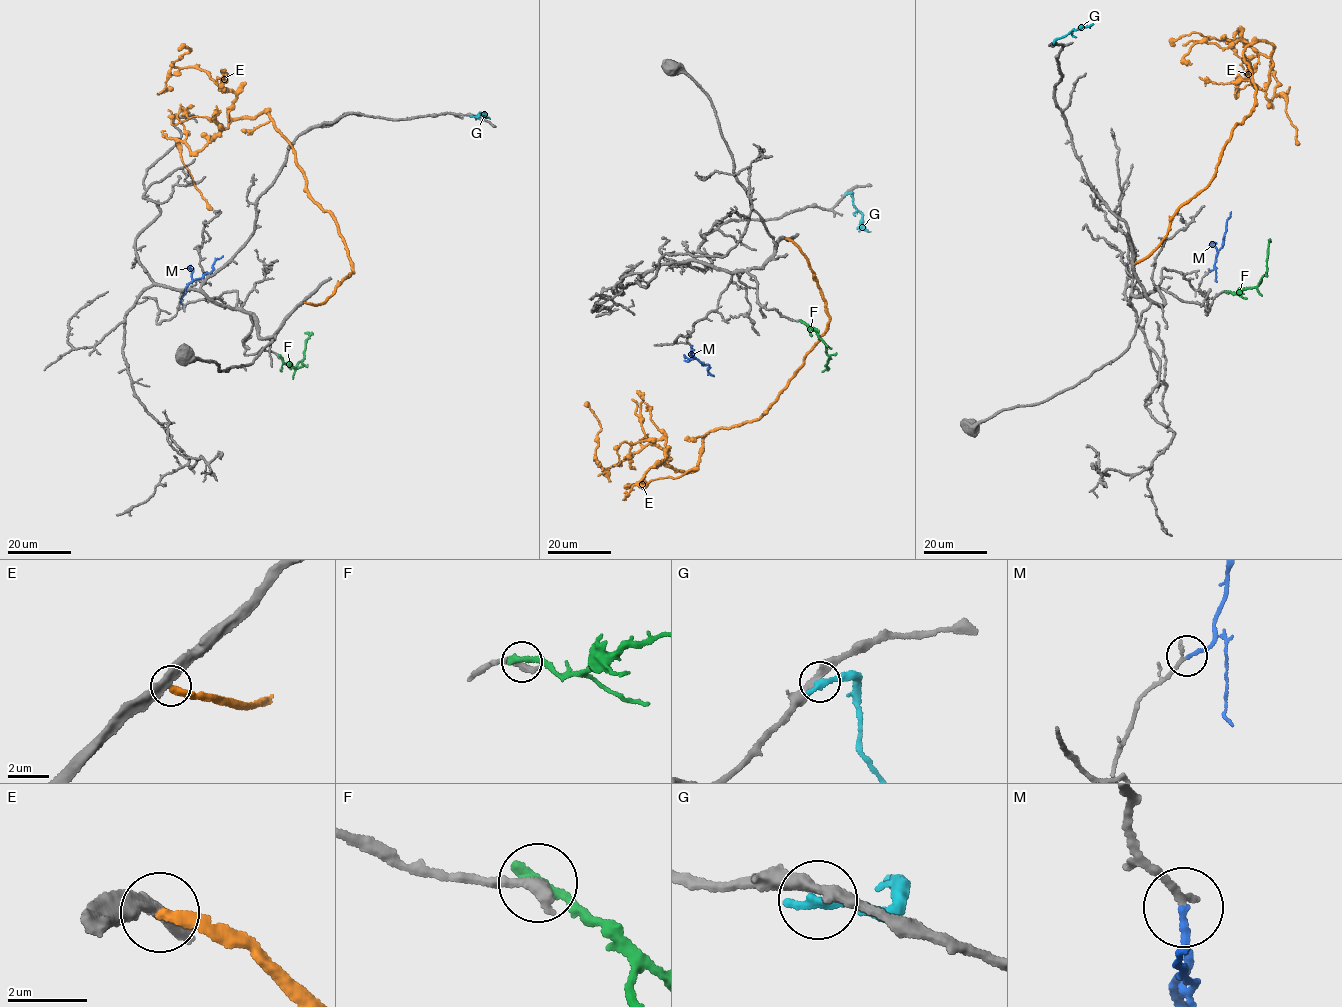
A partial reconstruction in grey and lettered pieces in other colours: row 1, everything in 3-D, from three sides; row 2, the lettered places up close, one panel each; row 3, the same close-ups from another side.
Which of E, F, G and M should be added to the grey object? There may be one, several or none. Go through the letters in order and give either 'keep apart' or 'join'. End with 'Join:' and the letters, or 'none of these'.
E: keep apart
F: keep apart
G: keep apart
M: join
Join: M

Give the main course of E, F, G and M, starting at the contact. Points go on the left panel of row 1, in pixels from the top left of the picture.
E: (304, 302), (353, 272), (335, 217), (268, 113), (230, 118), (236, 96), (176, 67), (191, 50), (178, 49)
F: (279, 356), (296, 368), (303, 358), (309, 334), (305, 332)
G: (472, 116), (486, 115), (483, 114), (490, 119)
M: (186, 292), (186, 286), (212, 270), (214, 261), (223, 256)

